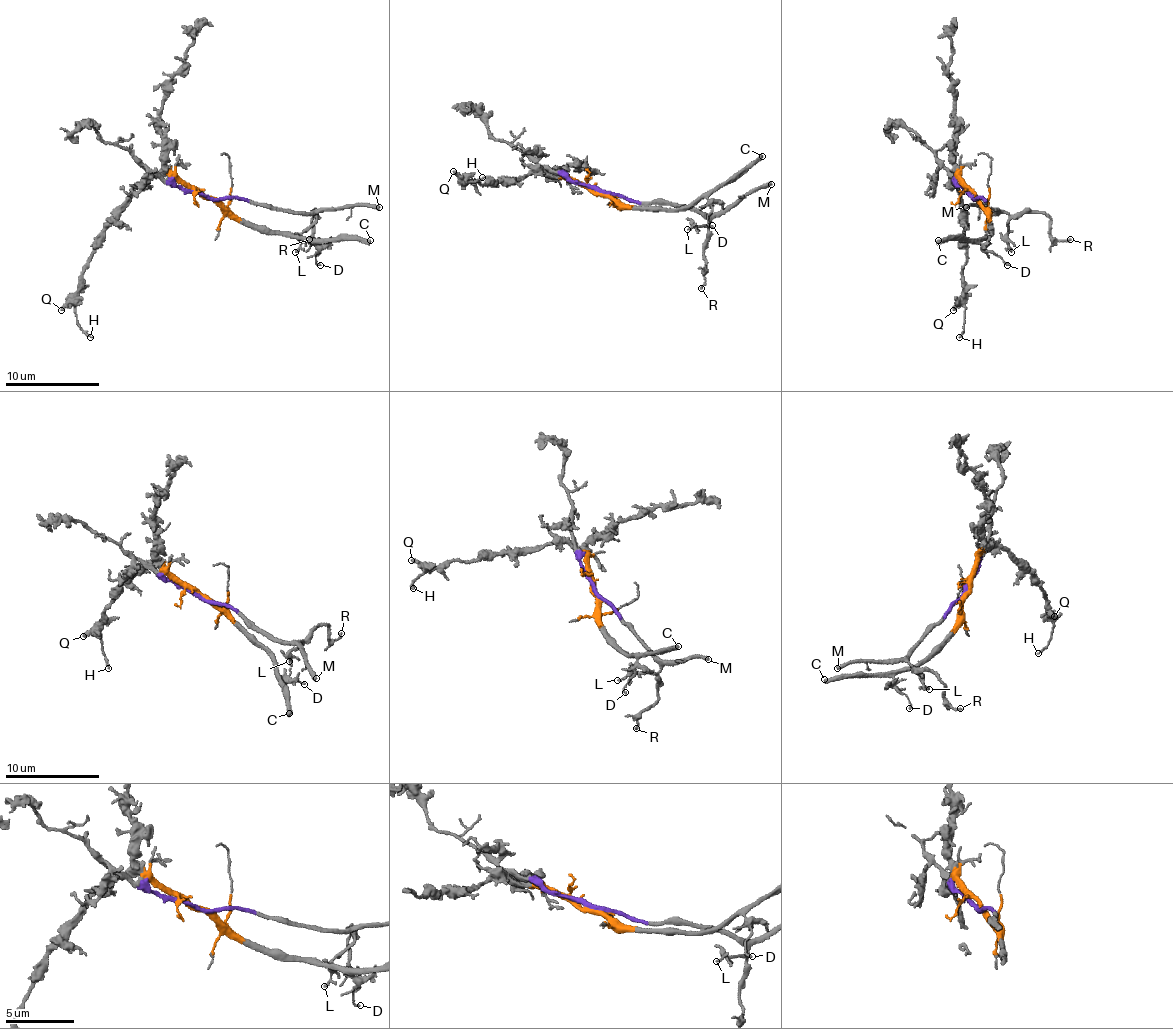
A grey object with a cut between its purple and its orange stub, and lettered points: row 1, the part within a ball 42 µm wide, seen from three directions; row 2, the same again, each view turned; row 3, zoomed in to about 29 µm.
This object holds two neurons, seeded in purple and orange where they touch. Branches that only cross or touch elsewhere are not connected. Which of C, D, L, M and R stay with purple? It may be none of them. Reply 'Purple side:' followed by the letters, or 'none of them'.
Purple side: L, M, R

